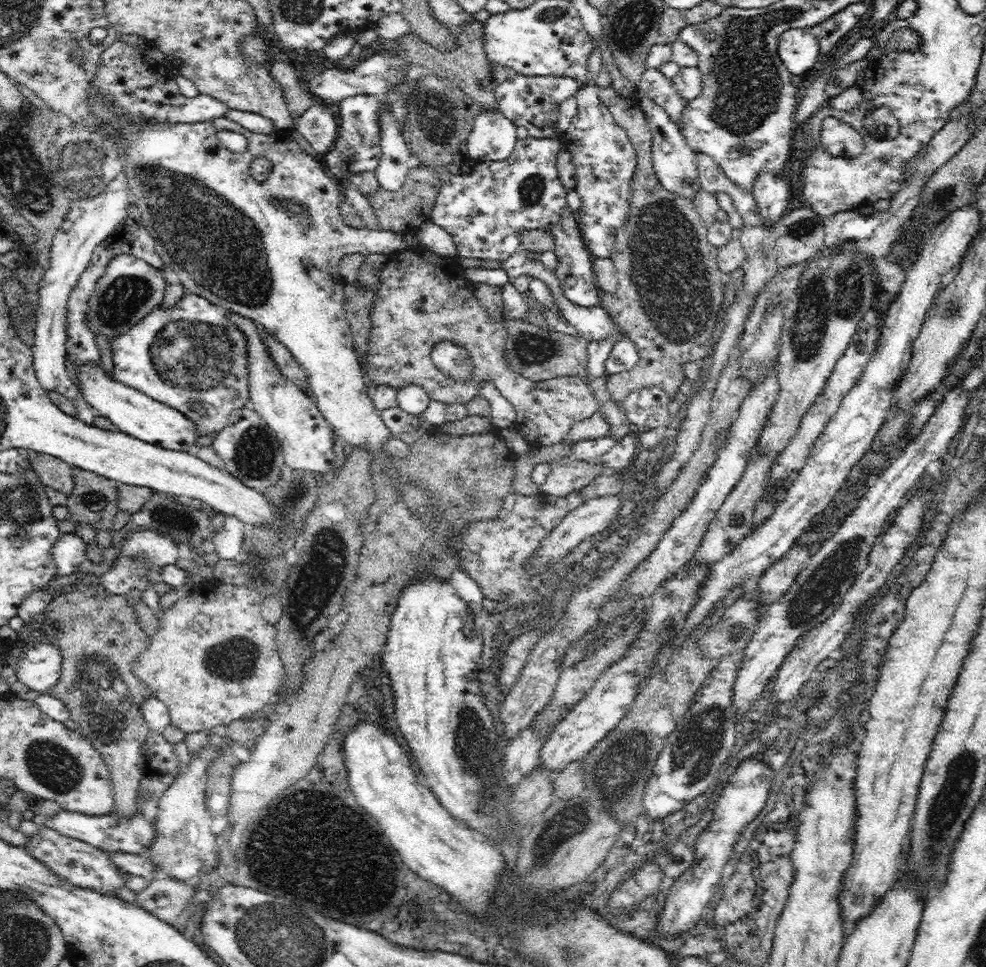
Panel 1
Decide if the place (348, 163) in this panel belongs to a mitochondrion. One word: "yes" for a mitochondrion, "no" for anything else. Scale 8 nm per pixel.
no

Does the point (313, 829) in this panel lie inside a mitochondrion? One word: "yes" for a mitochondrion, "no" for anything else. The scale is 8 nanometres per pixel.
yes

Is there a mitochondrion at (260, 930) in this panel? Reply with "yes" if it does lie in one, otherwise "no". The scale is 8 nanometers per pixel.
yes

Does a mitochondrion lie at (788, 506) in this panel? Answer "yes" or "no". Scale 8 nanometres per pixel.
no

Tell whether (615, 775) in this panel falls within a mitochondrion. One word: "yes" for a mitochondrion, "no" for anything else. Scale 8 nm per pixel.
yes

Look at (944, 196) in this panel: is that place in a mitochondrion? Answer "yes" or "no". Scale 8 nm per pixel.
yes

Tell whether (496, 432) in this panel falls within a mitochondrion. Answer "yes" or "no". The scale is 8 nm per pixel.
no

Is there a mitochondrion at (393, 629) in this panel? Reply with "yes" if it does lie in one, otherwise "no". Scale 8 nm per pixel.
no

